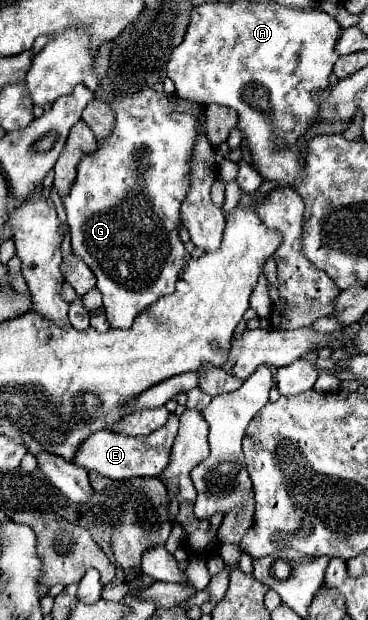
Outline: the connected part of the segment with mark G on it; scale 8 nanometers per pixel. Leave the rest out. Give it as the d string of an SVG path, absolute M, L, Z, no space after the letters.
M146 87L146 89L140 89L136 91L132 97L130 95L116 95L116 97L110 97L108 99L108 105L112 107L112 111L116 113L116 121L114 121L114 127L108 135L108 139L102 139L98 141L98 149L88 153L86 157L82 157L82 161L78 163L78 171L76 171L76 179L68 191L68 195L62 197L62 205L64 205L64 211L66 211L66 219L68 219L68 225L70 225L70 235L72 235L72 249L78 257L82 257L86 261L86 265L96 273L96 287L100 289L102 293L102 299L104 299L104 311L107 316L108 323L114 327L114 329L128 329L132 327L132 321L135 317L150 303L154 303L154 299L160 299L164 295L170 295L174 291L174 283L176 279L180 277L182 269L184 269L184 259L186 259L186 249L184 249L184 241L180 239L180 203L184 201L186 197L186 191L190 187L190 157L192 157L192 151L194 151L194 143L196 143L196 137L200 135L202 131L202 111L192 107L188 111L180 111L178 109L178 97L176 95L168 95L168 93L156 93L154 89Z

